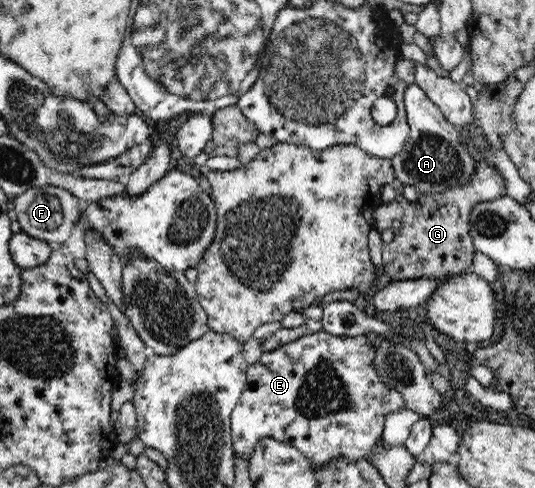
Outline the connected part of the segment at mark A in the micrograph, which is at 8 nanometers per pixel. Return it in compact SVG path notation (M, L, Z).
M415 83L406 87L404 91L404 102L406 115L409 126L409 137L404 143L404 147L391 157L392 170L394 170L395 178L405 185L415 185L418 187L420 194L438 194L451 189L456 183L464 183L470 179L470 175L474 175L476 166L474 166L474 158L470 156L470 152L462 146L461 133L450 122L445 119L445 115L425 94L422 89Z

